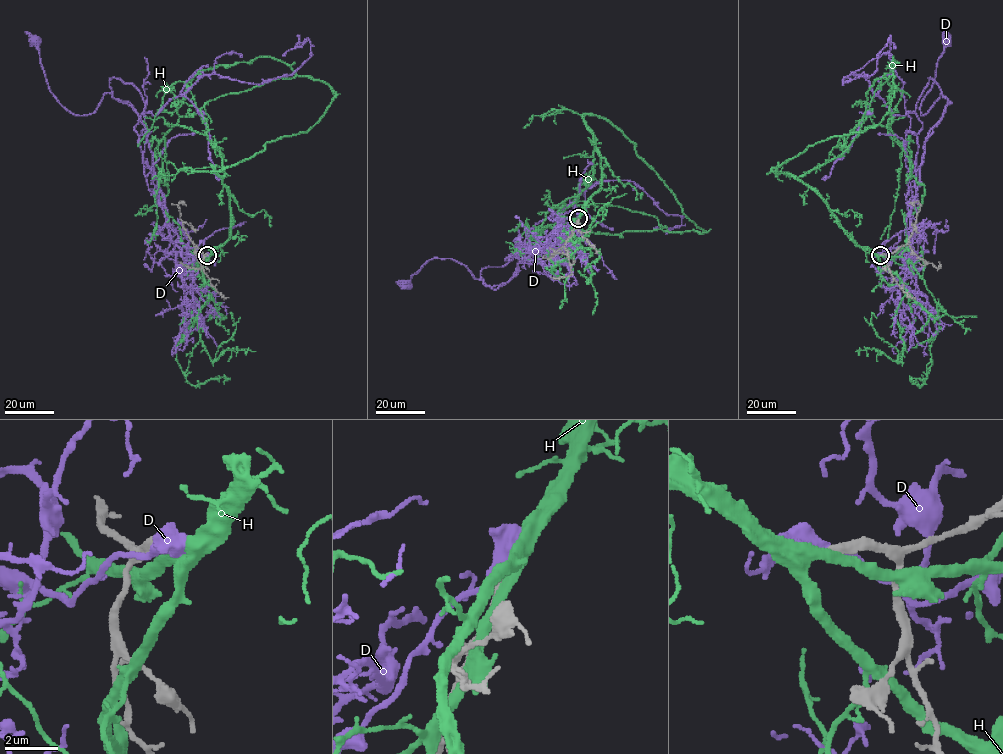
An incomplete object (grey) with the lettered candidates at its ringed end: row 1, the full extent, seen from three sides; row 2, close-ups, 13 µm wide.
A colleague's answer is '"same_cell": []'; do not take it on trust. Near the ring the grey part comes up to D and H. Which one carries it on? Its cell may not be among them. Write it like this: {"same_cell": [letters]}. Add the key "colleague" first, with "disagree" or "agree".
{"colleague": "agree", "same_cell": []}

